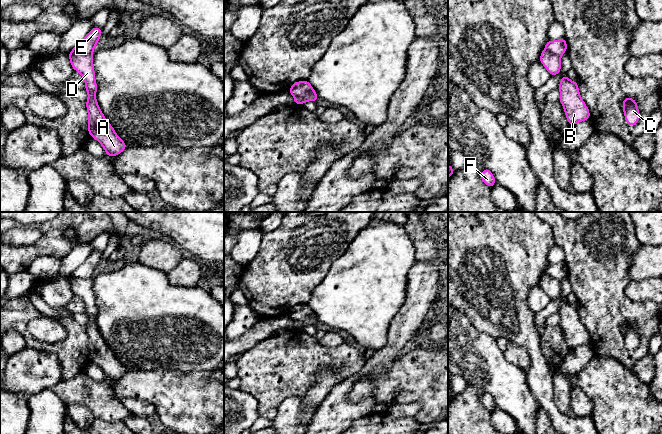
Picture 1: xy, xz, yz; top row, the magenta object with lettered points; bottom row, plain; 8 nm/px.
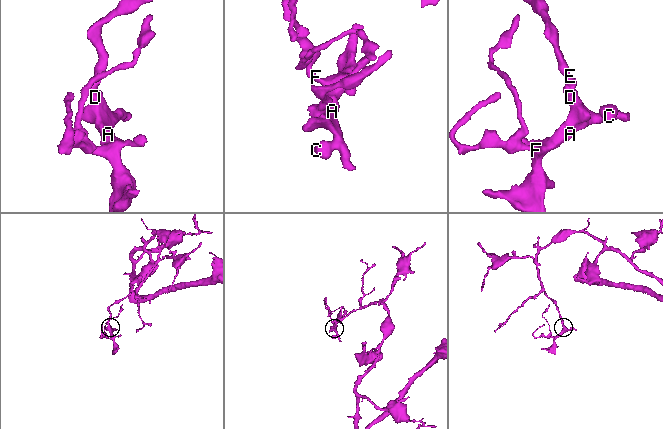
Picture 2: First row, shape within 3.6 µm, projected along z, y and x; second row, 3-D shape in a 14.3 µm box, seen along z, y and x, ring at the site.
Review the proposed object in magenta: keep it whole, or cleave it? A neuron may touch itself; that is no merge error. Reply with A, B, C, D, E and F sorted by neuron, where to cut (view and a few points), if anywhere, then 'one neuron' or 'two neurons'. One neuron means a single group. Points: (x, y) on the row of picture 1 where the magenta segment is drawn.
groups A B C D F / E; cut xy (71, 51), (77, 54), (92, 54); two neurons

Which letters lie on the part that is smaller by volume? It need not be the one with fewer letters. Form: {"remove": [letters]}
{"remove": ["A", "B", "C", "D", "F"]}

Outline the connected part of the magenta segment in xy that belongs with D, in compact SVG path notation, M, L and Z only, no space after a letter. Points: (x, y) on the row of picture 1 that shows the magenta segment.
M69 52L68 56L74 71L79 72L85 81L85 90L88 93L88 99L85 102L88 113L88 134L102 145L107 156L117 156L126 149L127 145L116 134L97 103L93 54L80 55Z

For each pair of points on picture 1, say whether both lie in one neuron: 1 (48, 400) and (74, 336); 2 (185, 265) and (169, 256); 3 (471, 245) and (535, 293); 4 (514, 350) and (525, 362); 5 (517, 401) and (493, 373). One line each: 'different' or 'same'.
1: different
2: different
3: different
4: same
5: same

